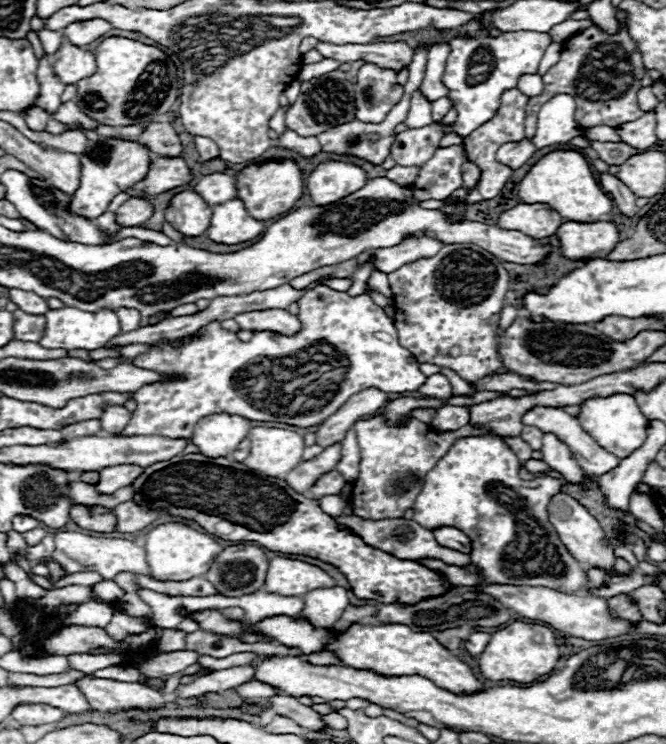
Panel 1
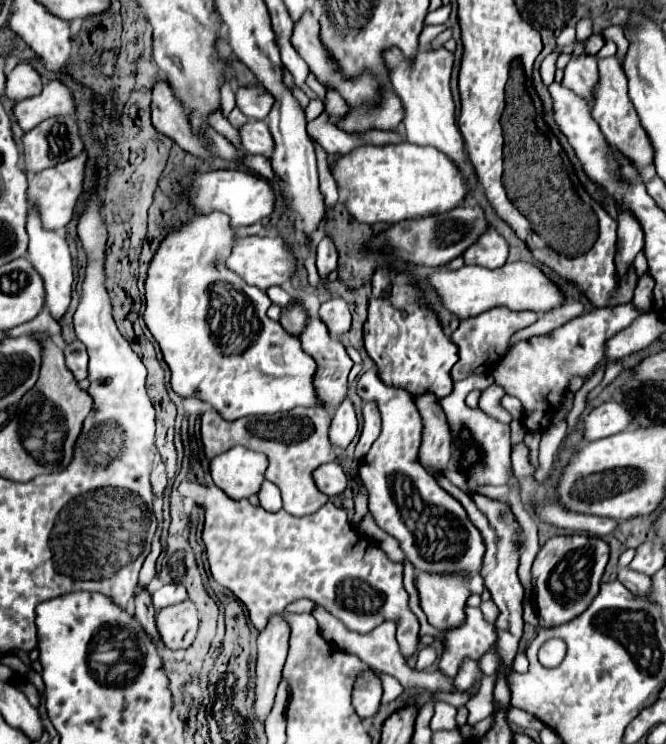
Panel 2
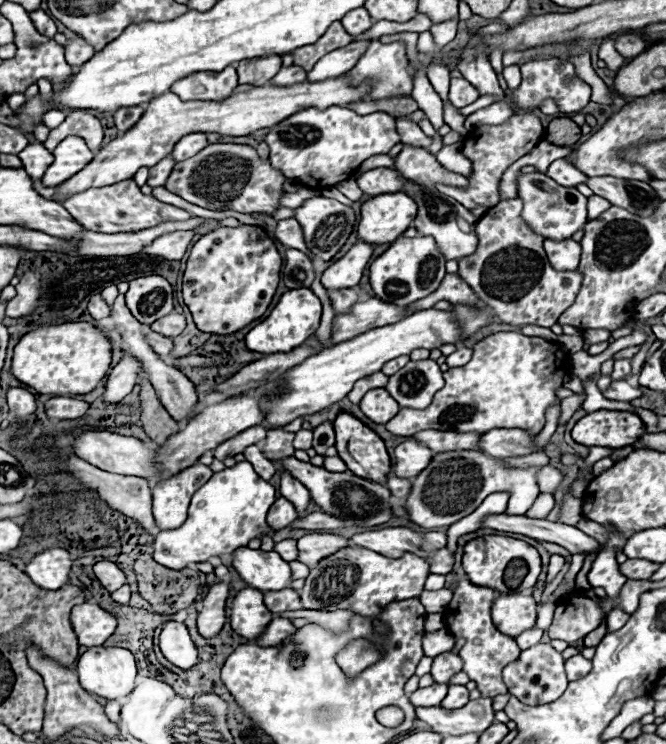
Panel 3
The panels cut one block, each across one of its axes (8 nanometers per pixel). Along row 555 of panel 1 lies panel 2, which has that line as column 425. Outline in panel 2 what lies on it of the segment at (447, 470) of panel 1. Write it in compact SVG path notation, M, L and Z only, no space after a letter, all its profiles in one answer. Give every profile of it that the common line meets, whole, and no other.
M376 368L358 378L356 392L362 402L376 402L382 416L382 434L360 464L360 478L370 494L368 510L374 522L400 542L402 552L420 572L480 572L484 542L478 528L468 520L462 504L440 490L418 460L422 424L410 392L384 384Z

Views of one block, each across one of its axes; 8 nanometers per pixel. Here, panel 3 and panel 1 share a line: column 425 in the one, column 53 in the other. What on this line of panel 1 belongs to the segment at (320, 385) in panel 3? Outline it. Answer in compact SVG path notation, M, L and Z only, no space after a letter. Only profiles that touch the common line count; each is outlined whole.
M64 306L60 310L48 310L46 328L40 346L66 348L66 350L96 350L96 348L104 348L116 334L120 334L120 320L116 312L102 310L94 314L94 312L84 312L84 310Z

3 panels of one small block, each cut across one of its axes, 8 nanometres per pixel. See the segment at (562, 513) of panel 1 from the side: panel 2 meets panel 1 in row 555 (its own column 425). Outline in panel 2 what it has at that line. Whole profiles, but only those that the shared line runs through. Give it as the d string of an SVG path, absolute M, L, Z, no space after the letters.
M420 572L416 578L416 590L420 594L420 606L428 622L438 630L448 630L464 622L464 606L470 596L468 574L456 572L440 576L434 572Z

